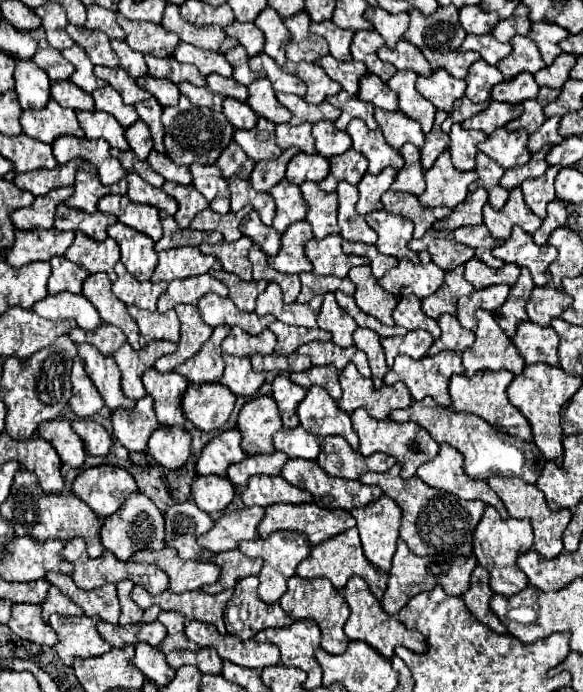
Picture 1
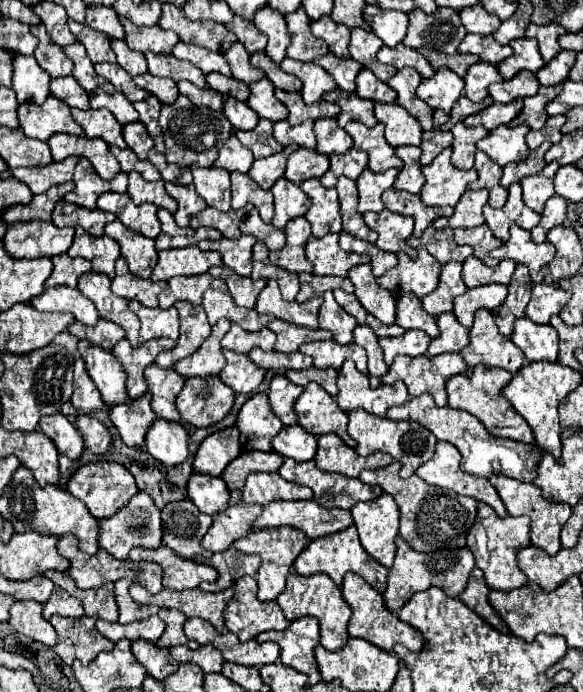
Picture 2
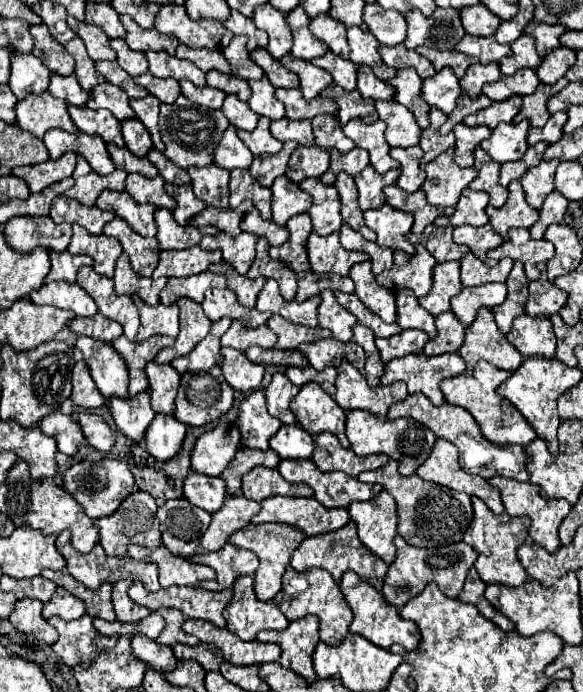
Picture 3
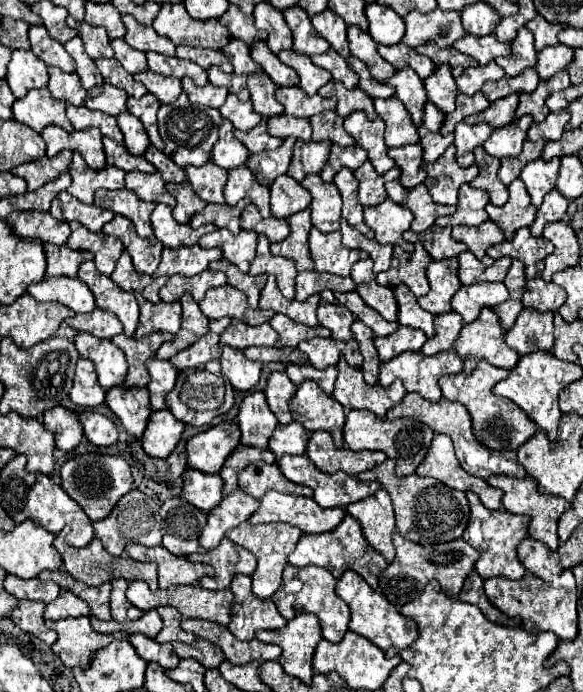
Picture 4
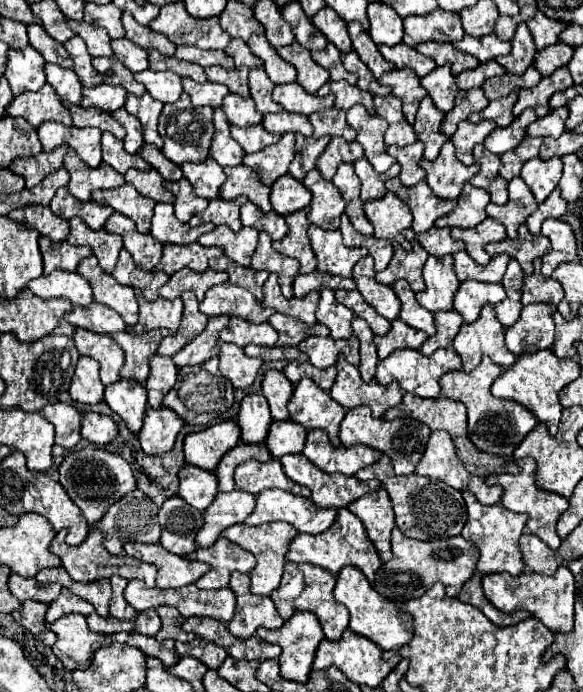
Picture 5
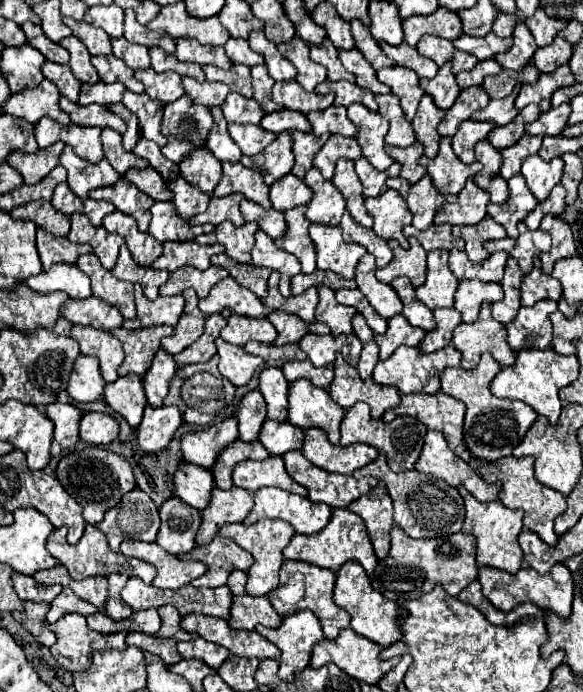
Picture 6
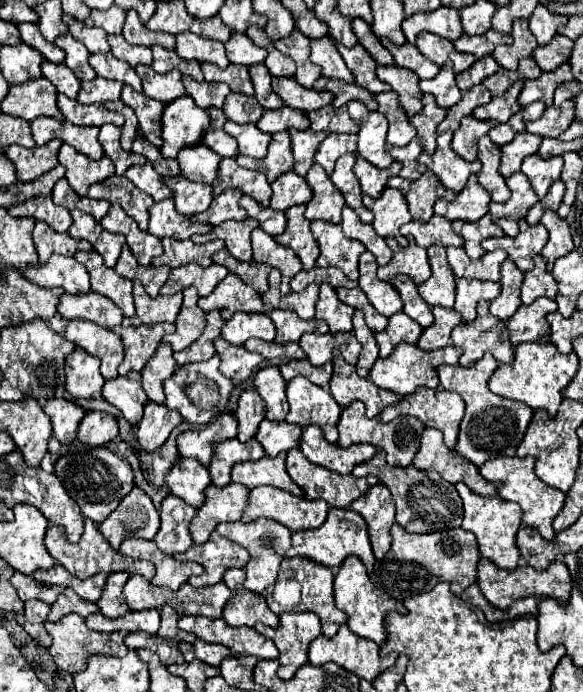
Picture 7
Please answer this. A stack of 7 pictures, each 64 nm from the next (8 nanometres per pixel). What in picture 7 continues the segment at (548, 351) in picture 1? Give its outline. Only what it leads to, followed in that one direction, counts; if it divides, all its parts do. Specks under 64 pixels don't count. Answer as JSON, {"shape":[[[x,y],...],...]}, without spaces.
{"shape":[[[536,298],[530,306],[520,306],[514,316],[508,318],[506,328],[510,332],[512,346],[522,342],[550,342],[550,328],[546,314],[556,310],[556,302],[550,298]]]}

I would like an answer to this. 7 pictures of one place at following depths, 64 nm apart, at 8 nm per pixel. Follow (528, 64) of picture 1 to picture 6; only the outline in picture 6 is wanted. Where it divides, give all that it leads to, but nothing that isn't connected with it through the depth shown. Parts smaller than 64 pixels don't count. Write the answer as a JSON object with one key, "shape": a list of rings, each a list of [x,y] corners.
{"shape":[[[524,22],[516,24],[512,40],[514,40],[512,48],[508,52],[496,54],[494,60],[498,60],[500,66],[506,70],[522,70],[522,66],[532,60],[532,56],[536,52],[536,42],[532,40],[532,34],[528,32]]]}

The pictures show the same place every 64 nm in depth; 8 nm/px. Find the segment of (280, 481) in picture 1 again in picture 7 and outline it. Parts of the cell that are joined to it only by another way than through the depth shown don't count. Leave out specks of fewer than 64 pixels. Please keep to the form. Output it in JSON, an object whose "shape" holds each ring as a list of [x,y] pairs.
{"shape":[[[278,454],[276,458],[264,456],[262,460],[256,460],[256,462],[238,462],[232,468],[232,482],[238,482],[246,488],[268,484],[284,492],[290,492],[294,496],[304,496],[300,486],[296,486],[288,476],[284,460],[286,460],[286,454]]]}

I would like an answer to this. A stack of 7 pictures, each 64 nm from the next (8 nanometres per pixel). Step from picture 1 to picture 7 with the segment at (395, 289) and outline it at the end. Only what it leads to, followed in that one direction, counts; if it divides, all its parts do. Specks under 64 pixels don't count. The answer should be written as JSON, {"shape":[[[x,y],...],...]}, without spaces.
{"shape":[[[386,238],[386,244],[392,248],[394,256],[386,266],[378,268],[378,278],[390,282],[398,274],[408,274],[416,284],[422,284],[424,280],[430,278],[430,264],[426,250],[416,246],[412,238],[408,238],[408,246],[402,248],[394,238]]]}

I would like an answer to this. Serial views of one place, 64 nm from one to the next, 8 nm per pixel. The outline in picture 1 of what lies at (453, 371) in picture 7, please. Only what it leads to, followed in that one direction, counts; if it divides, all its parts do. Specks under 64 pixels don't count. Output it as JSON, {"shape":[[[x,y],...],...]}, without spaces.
{"shape":[[[484,370],[484,372],[476,372],[472,378],[468,376],[452,376],[450,378],[450,398],[452,398],[452,408],[456,412],[470,412],[480,416],[482,420],[486,420],[488,424],[492,424],[494,428],[498,428],[504,434],[516,436],[520,440],[532,440],[532,428],[528,424],[528,420],[520,414],[520,410],[516,406],[510,404],[510,400],[506,398],[506,388],[512,382],[514,374],[508,370]]]}

